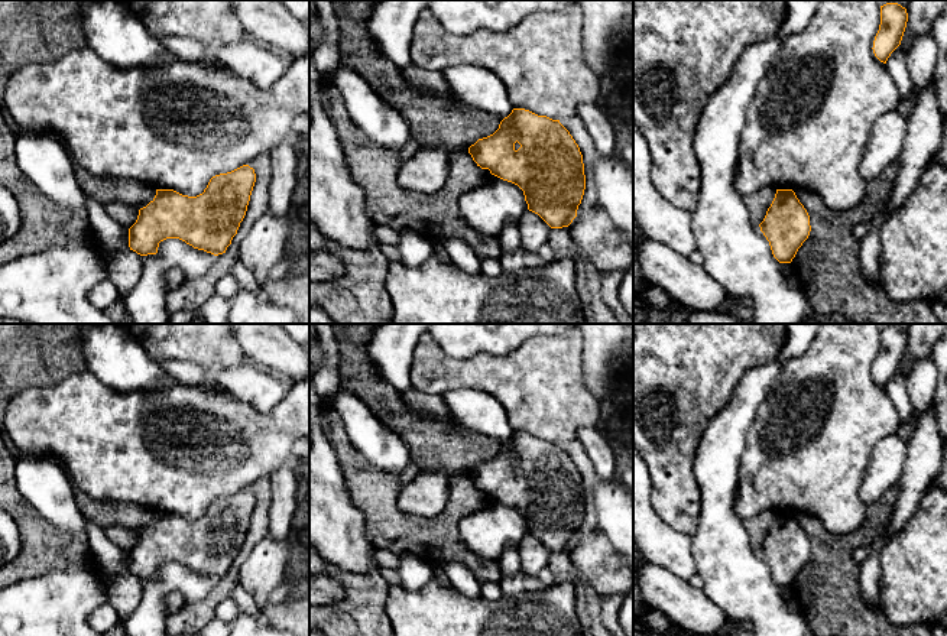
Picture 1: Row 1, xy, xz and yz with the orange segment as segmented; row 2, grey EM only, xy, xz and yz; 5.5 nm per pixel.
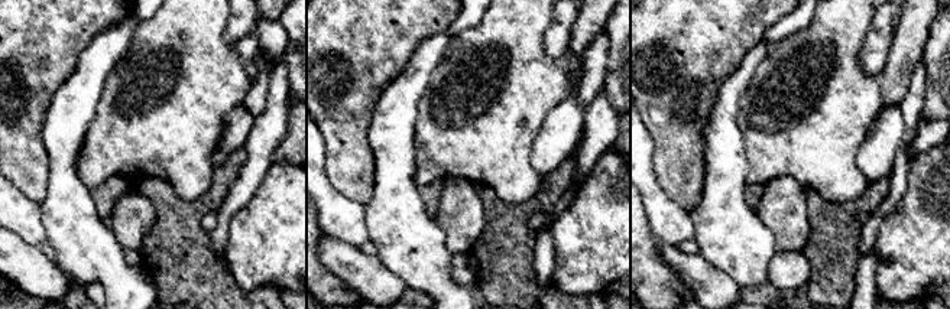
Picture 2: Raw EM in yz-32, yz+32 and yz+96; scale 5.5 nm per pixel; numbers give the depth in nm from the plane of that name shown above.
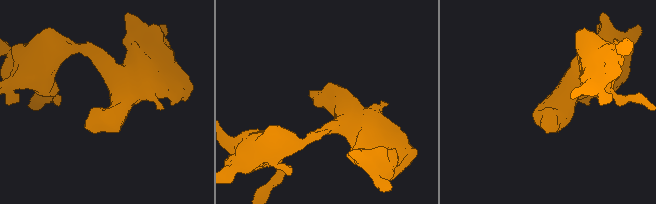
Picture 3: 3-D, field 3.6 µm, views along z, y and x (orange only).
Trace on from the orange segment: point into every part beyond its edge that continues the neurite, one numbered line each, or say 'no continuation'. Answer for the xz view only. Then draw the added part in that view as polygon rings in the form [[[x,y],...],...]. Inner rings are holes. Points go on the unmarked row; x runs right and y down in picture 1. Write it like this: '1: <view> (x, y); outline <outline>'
no continuation

